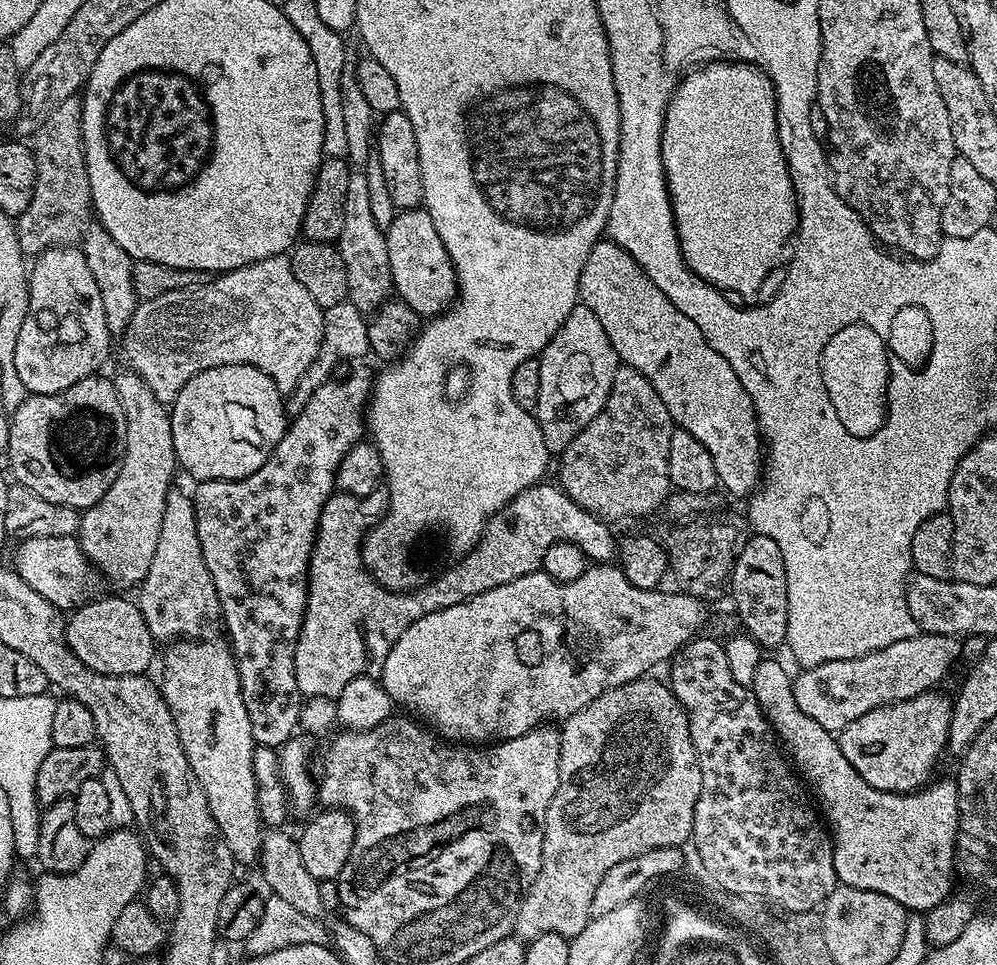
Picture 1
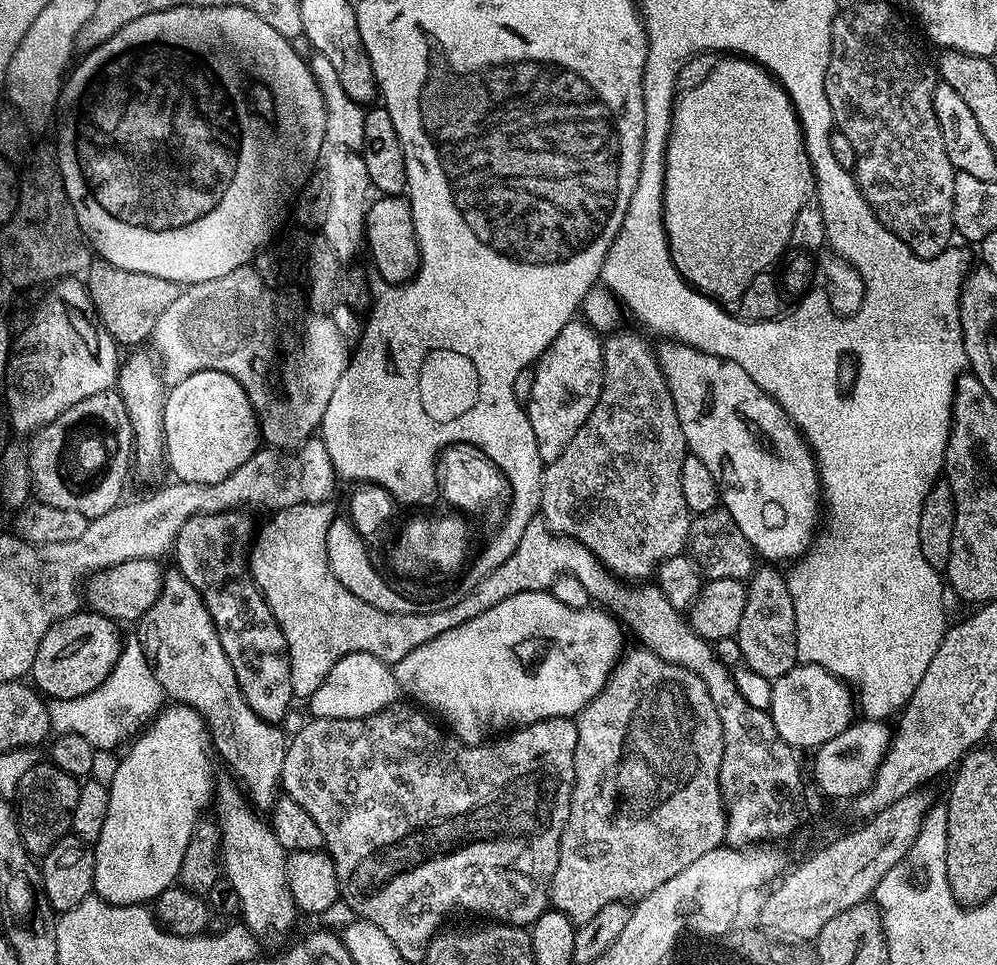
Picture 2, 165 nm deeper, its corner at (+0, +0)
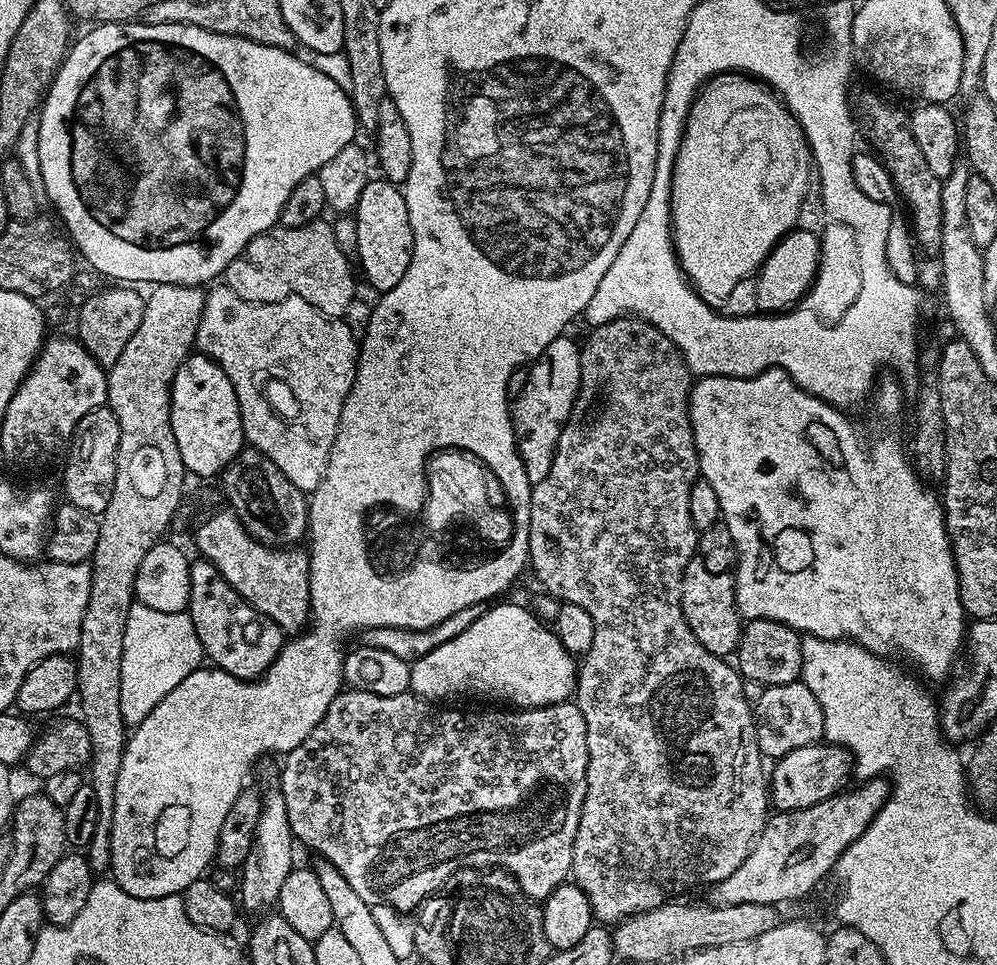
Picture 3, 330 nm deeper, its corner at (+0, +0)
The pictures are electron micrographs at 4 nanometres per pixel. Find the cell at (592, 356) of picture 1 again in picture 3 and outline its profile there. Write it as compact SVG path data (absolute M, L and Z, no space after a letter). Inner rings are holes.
M565 334L554 338L544 353L532 361L528 368L526 390L522 390L522 394L518 394L518 398L510 404L518 454L522 458L522 466L526 466L526 478L530 478L532 485L542 482L542 478L550 474L558 438L571 420L572 407L578 398L581 345L575 344L570 336Z

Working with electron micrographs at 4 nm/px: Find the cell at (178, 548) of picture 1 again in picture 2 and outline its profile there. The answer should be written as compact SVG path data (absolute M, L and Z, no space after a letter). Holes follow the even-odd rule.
M179 570L165 571L158 602L154 602L150 610L146 610L146 614L138 621L138 628L140 628L138 633L140 645L148 663L152 665L154 678L158 678L165 697L177 704L190 706L203 717L211 736L211 747L218 756L220 751L221 758L228 763L229 770L233 772L231 775L247 796L248 803L257 813L271 813L278 799L278 789L281 787L280 775L284 761L286 733L283 727L258 718L258 714L250 710L246 698L242 698L238 678L234 678L234 666L230 666L230 658L226 650L222 650L222 642L218 638L218 630L214 626L210 610L206 610L206 602L198 594L196 587Z

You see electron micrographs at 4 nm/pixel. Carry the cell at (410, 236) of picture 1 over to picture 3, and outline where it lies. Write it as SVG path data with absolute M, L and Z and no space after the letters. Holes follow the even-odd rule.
M369 179L362 190L362 198L358 198L354 215L358 226L358 267L364 271L376 294L389 292L402 282L402 274L406 274L406 266L410 266L412 257L410 214L406 210L404 193L386 179Z

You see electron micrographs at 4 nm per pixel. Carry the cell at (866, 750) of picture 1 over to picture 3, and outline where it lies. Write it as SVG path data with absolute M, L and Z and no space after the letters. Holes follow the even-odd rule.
M827 742L790 750L790 754L779 757L773 764L776 765L770 768L770 804L776 812L802 810L835 796L849 783L848 775L851 777L854 772L851 752Z

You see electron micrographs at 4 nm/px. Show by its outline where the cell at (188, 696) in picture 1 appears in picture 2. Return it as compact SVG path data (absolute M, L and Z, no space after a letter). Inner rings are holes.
M231 779L215 785L215 823L220 826L220 859L223 875L234 886L240 903L239 919L257 938L284 936L298 917L286 882L286 853L271 827L257 816L247 796Z

